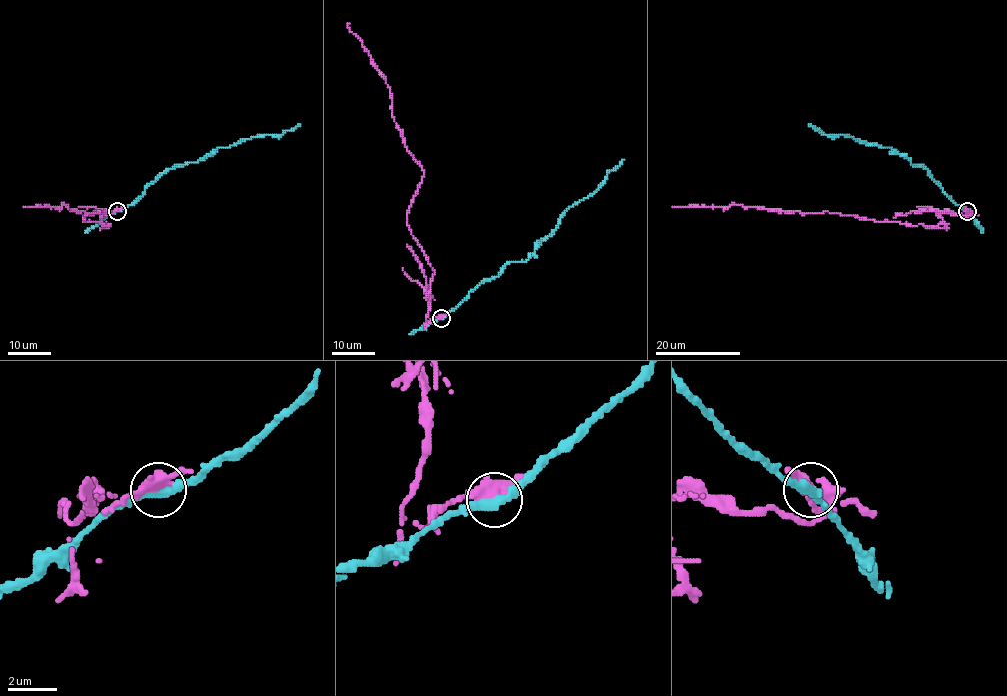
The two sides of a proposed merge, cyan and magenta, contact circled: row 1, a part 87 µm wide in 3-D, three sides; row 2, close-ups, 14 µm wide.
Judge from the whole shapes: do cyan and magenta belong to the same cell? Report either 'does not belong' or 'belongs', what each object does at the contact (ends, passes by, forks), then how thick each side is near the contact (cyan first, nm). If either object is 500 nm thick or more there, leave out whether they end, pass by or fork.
does not belong | cyan passes by | magenta passes by | 360/440 nm

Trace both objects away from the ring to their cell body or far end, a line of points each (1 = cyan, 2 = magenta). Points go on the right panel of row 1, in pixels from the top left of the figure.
1: (967, 210), (957, 205), (924, 167), (911, 163), (891, 148), (866, 144), (845, 135), (823, 134), (808, 124)
2: (967, 210), (972, 211), (967, 216), (935, 213), (943, 228), (736, 204), (672, 207)

